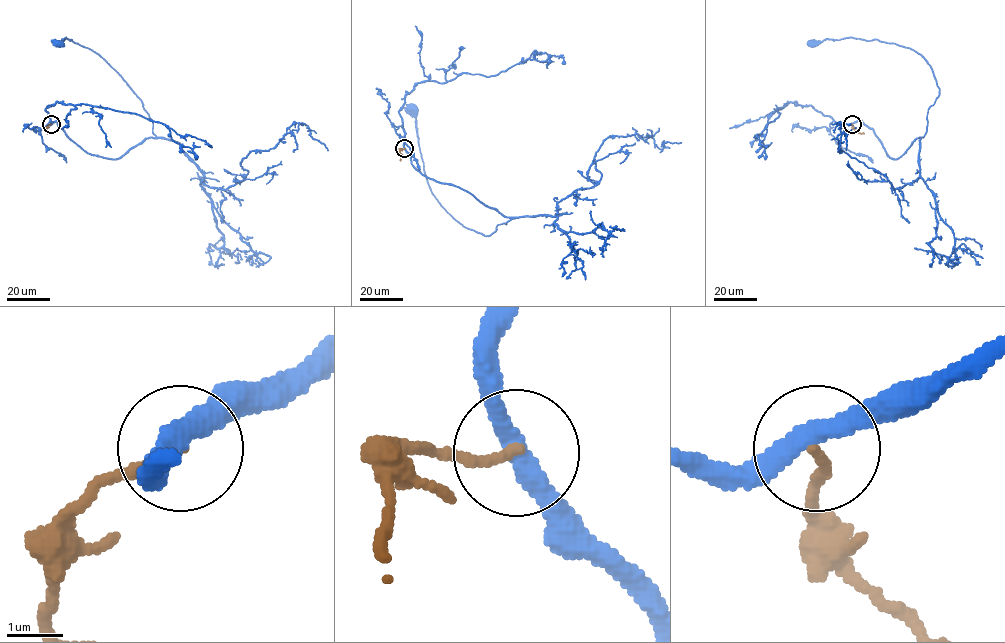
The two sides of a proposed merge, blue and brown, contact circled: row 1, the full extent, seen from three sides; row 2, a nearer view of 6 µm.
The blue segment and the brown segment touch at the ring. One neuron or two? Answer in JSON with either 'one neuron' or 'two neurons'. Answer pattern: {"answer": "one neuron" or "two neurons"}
{"answer": "two neurons"}

